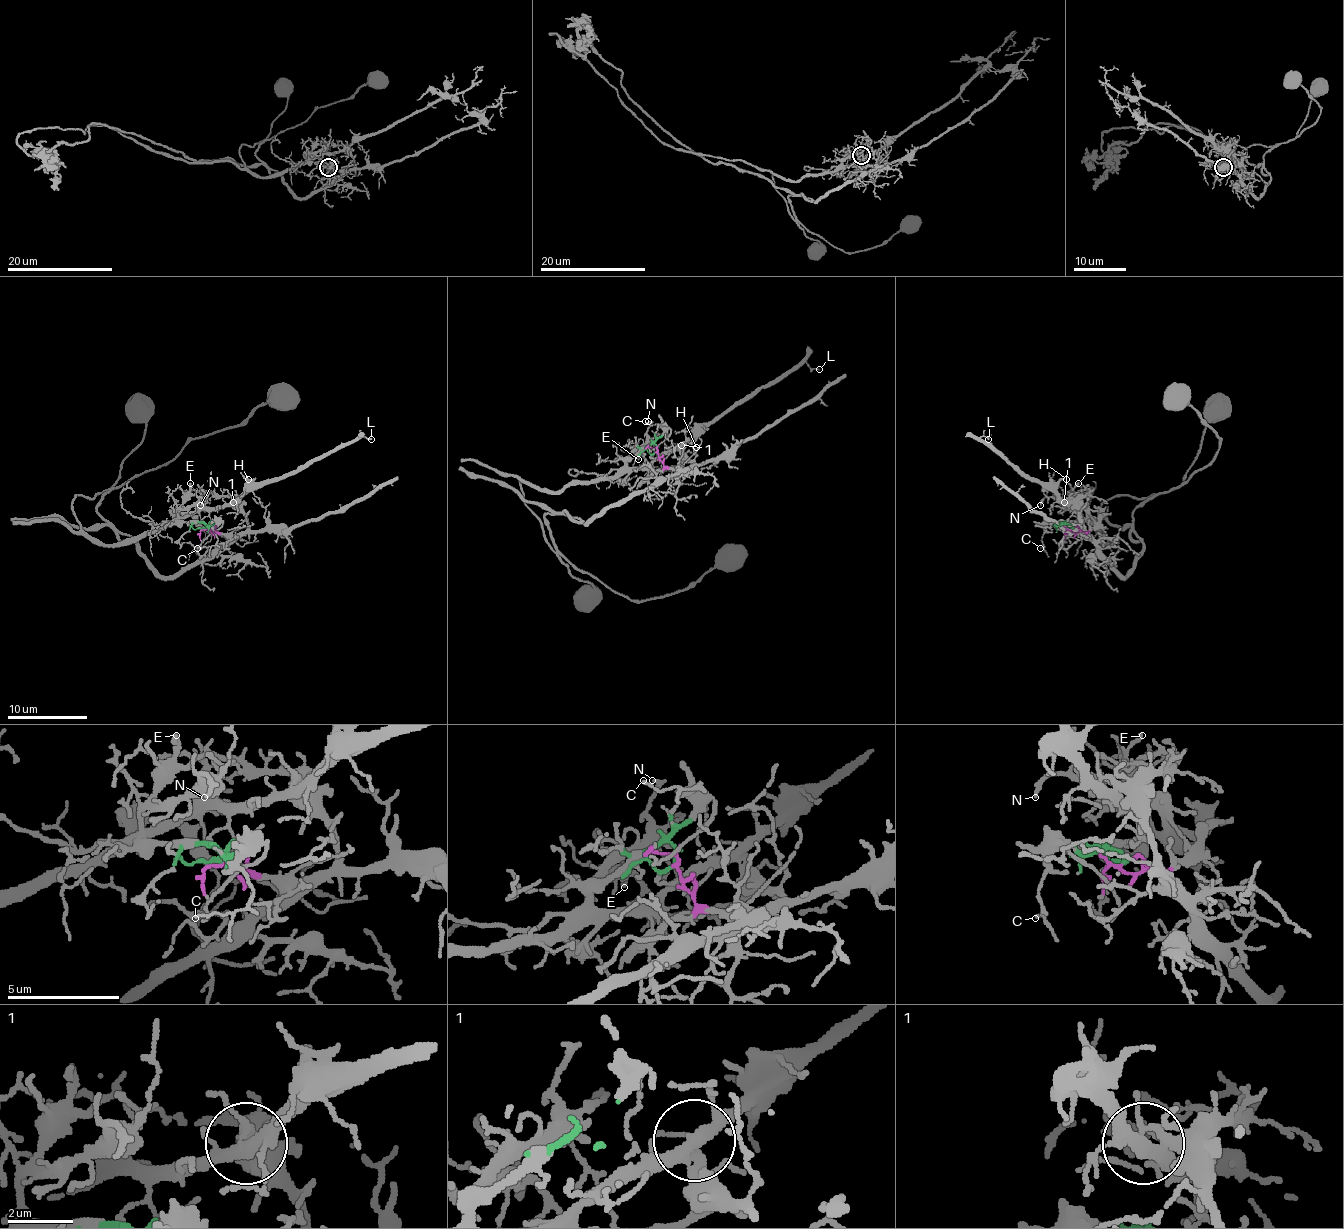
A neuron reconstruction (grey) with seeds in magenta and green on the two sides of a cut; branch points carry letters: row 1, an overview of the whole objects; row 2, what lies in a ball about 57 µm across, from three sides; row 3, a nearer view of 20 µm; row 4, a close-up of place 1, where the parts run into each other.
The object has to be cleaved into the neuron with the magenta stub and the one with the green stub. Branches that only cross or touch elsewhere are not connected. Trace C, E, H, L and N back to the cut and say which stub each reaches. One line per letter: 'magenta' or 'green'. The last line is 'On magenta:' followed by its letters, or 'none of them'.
C: green
E: green
H: green
L: green
N: green
On magenta: none of them

